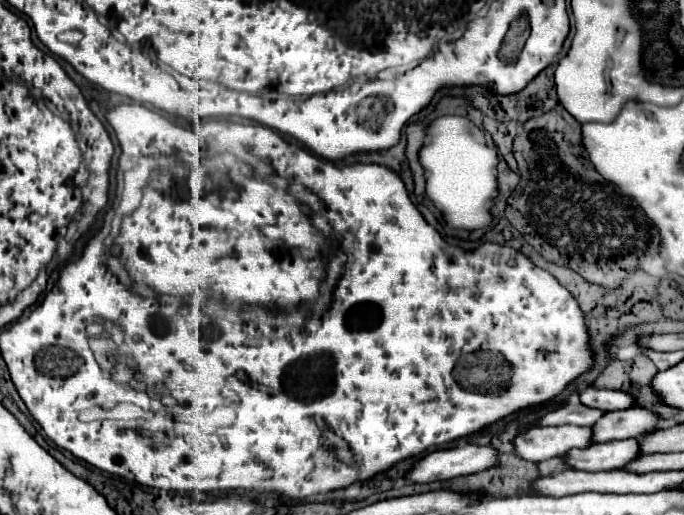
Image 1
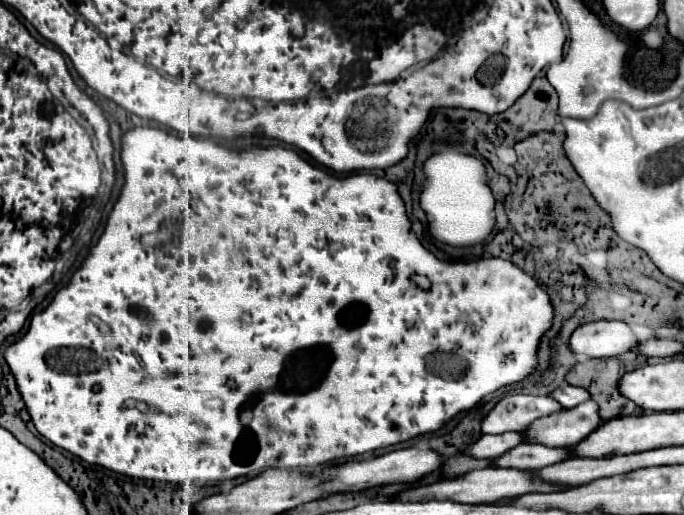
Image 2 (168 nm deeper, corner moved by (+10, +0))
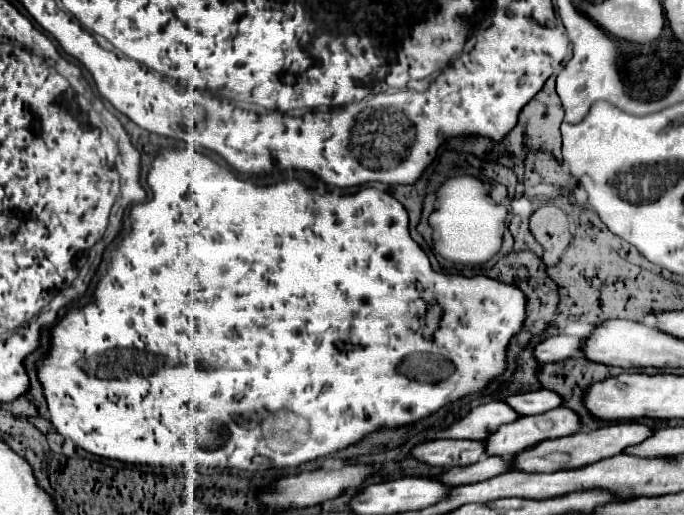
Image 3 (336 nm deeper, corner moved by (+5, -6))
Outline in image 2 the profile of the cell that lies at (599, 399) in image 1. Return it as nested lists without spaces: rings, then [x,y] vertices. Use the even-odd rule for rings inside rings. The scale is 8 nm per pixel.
[[[562,383],[558,389],[554,389],[552,393],[550,393],[550,397],[552,399],[556,399],[562,407],[576,407],[578,403],[582,403],[582,401],[588,401],[590,397],[588,397],[588,391],[584,391],[584,389],[580,389],[580,387],[572,387],[572,385],[566,385],[566,383]]]

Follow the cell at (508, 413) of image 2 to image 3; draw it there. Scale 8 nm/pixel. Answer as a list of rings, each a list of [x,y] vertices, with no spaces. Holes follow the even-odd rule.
[[[491,401],[487,405],[475,407],[467,417],[453,423],[445,431],[437,431],[433,439],[477,439],[485,441],[491,433],[495,433],[501,425],[517,421],[521,415],[515,413],[505,401]]]

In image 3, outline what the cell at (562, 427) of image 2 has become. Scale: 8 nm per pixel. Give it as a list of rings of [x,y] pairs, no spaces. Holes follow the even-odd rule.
[[[557,407],[557,409],[551,409],[547,413],[541,413],[541,415],[529,415],[529,417],[521,417],[517,419],[515,423],[509,423],[509,425],[503,425],[497,433],[493,433],[493,437],[487,439],[487,445],[489,445],[489,453],[487,455],[501,455],[501,457],[513,457],[533,445],[539,445],[541,441],[545,439],[559,439],[559,437],[567,437],[567,435],[575,435],[581,431],[581,419],[575,411],[567,409],[567,407]]]

